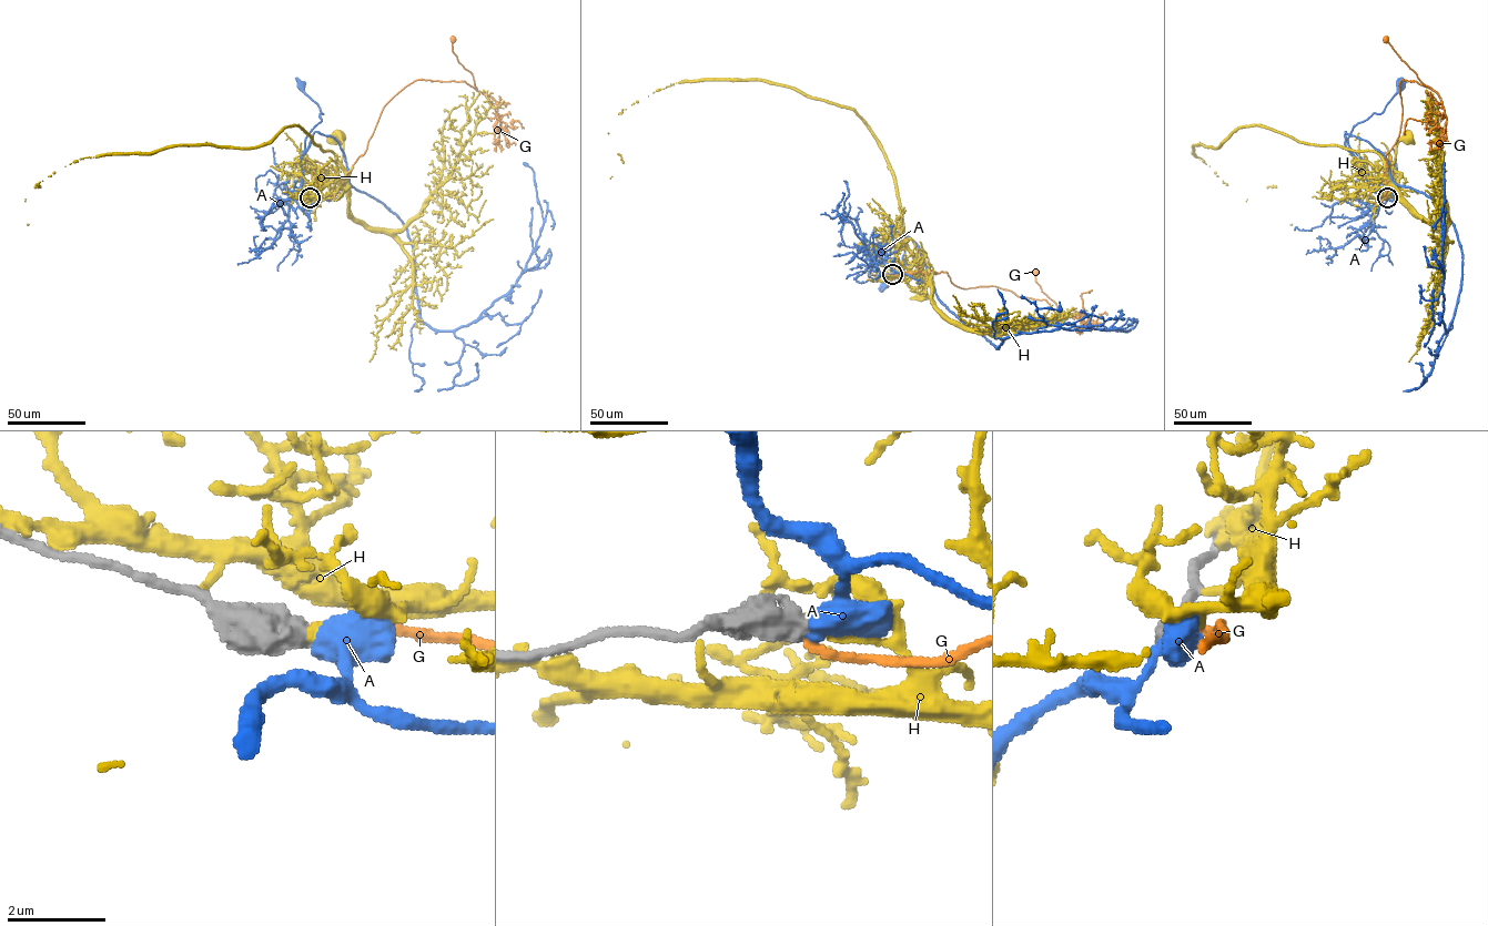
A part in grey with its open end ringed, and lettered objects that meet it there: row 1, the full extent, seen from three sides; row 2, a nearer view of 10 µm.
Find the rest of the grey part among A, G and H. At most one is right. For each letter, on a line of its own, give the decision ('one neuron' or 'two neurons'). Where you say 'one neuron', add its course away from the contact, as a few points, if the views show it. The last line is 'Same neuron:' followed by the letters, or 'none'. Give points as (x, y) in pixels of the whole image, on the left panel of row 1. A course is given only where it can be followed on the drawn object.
A: two neurons
G: one neuron; it runs (310, 197), (335, 193), (367, 149), (383, 107), (411, 83), (464, 81), (476, 89), (453, 50), (453, 39)
H: two neurons
Same neuron: G

